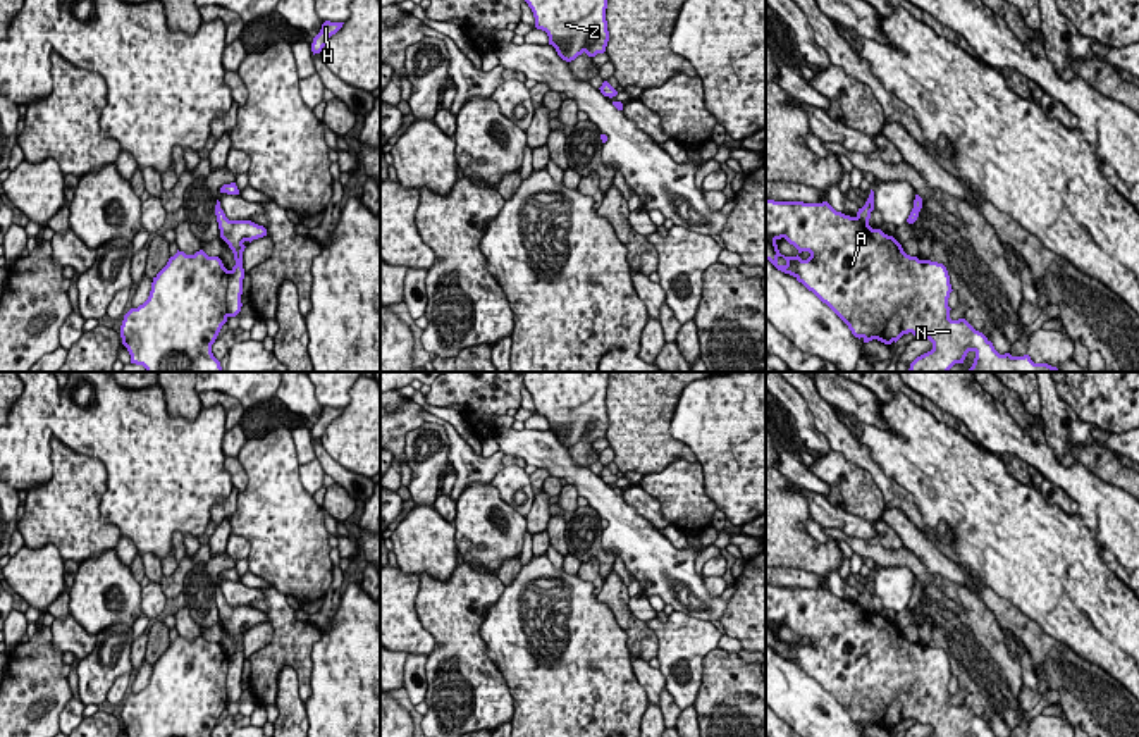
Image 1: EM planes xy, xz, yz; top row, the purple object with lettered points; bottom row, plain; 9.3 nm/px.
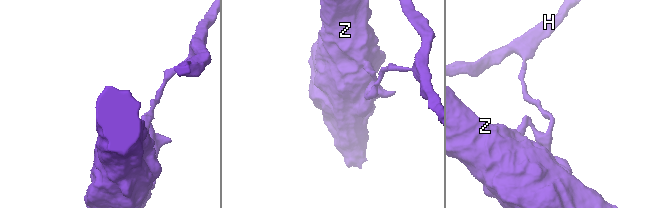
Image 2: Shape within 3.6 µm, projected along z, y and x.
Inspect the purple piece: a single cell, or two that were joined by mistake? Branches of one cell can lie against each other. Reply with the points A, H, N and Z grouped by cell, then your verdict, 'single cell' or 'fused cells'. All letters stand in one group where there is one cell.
groups A N Z / H; fused cells

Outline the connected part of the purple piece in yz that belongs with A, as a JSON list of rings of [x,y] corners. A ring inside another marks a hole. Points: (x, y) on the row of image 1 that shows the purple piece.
[[[872,189],[855,217],[836,212],[828,201],[766,198],[766,260],[812,291],[864,343],[877,339],[891,344],[908,332],[929,339],[933,350],[917,356],[908,372],[948,372],[955,363],[964,363],[969,351],[974,351],[976,358],[967,372],[1062,372],[1048,363],[1034,363],[1029,355],[1000,355],[993,343],[965,319],[951,320],[948,298],[953,289],[946,267],[907,255],[893,236],[872,229],[869,226],[872,210]],[[781,238],[798,250],[797,257],[779,253],[776,241]]]

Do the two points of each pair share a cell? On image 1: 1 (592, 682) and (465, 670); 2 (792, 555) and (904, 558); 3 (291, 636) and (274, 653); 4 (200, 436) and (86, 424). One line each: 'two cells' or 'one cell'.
1: two cells
2: two cells
3: one cell
4: one cell

